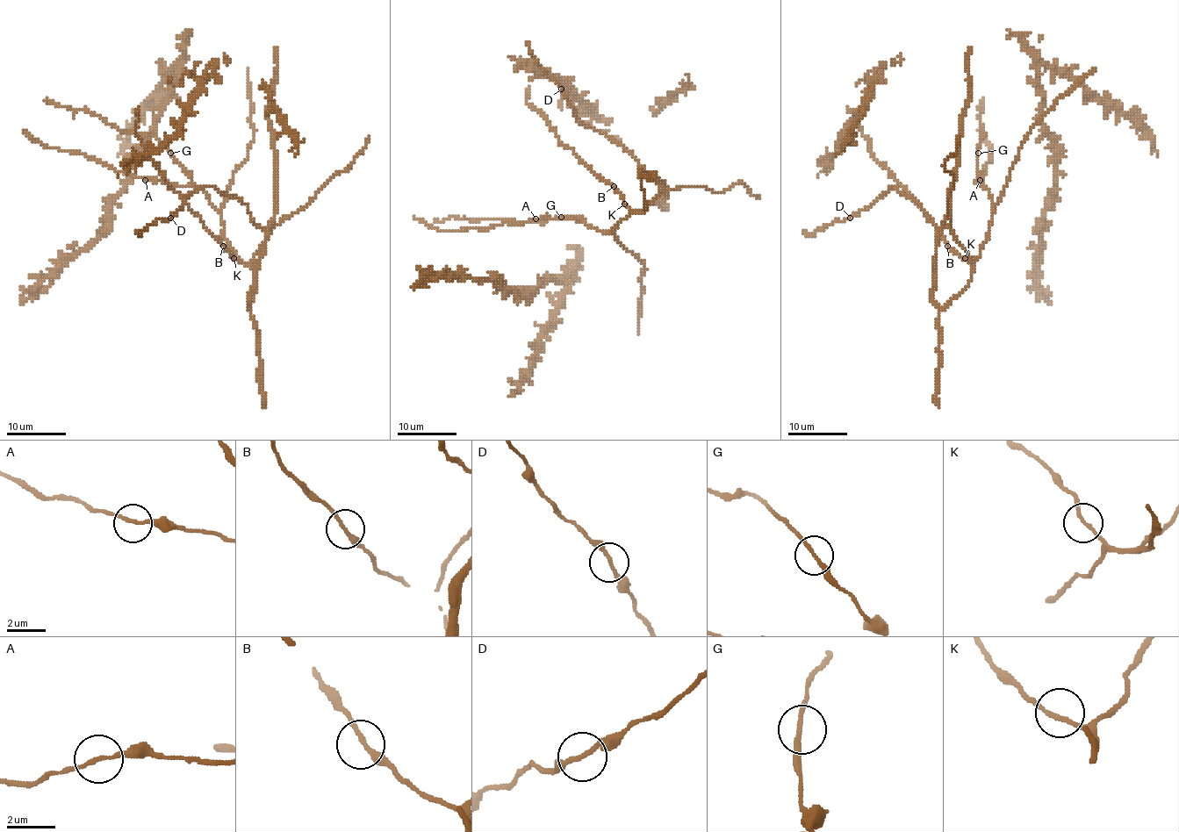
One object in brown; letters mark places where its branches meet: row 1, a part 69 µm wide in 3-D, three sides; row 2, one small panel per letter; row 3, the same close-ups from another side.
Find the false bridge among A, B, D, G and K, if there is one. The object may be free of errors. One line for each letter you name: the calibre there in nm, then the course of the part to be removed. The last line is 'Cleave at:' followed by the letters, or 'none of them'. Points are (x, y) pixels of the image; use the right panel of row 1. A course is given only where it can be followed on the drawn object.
Cleave at: none of them

